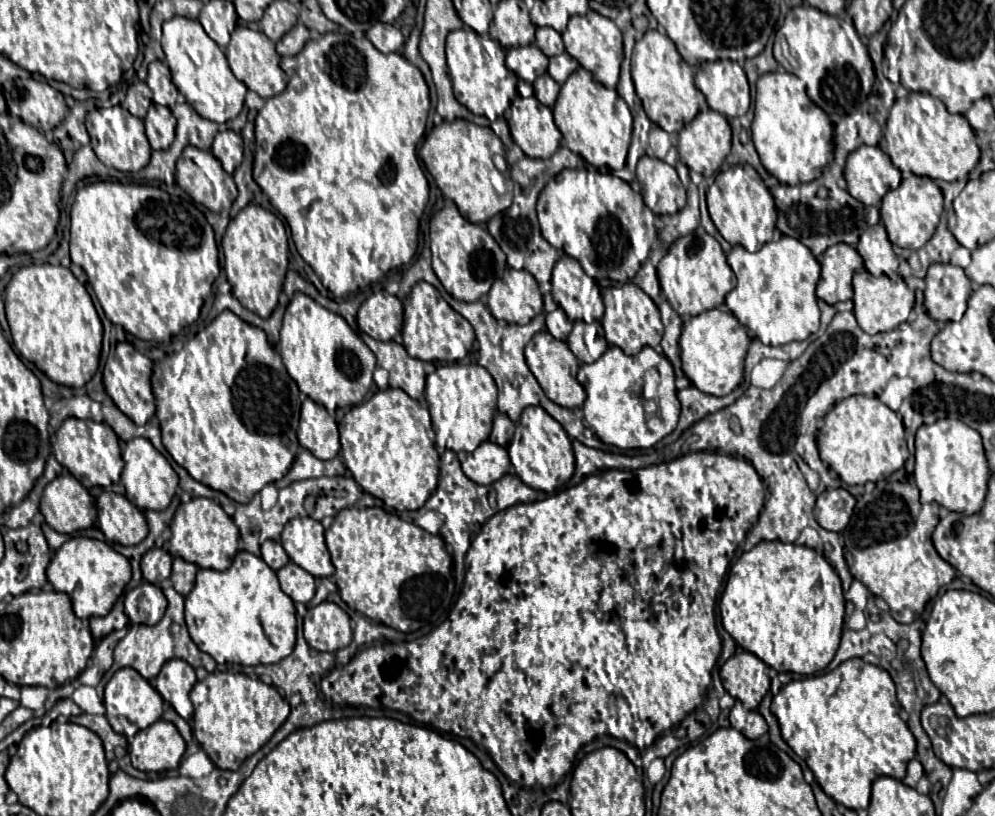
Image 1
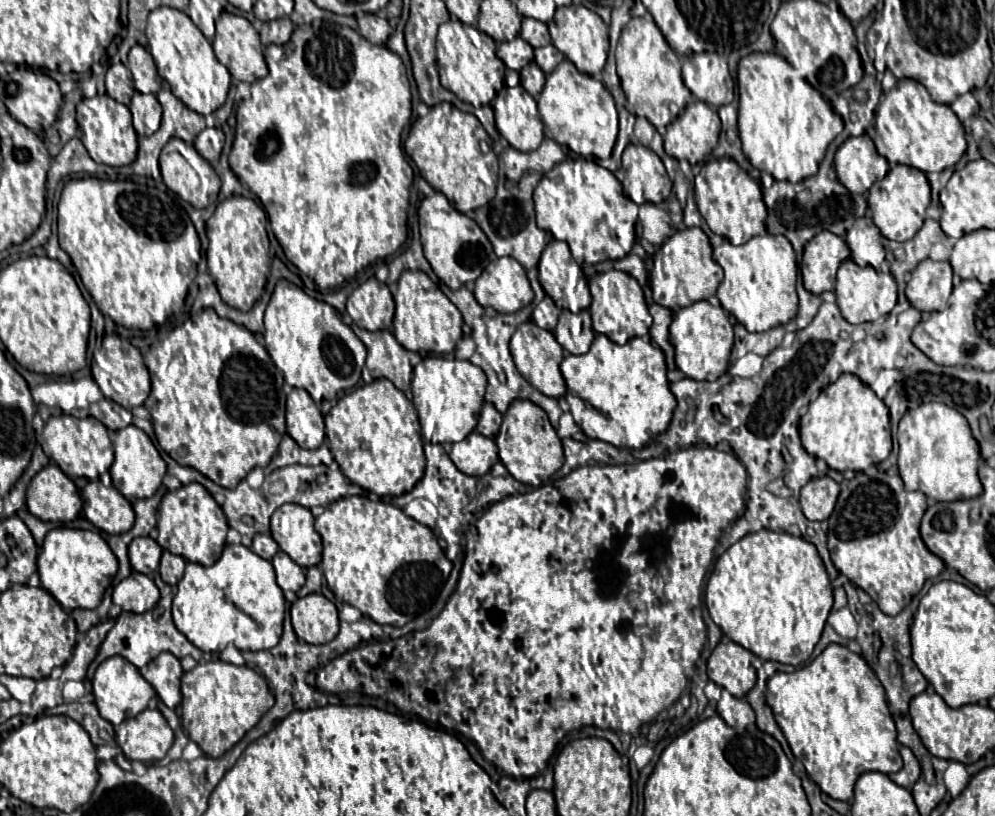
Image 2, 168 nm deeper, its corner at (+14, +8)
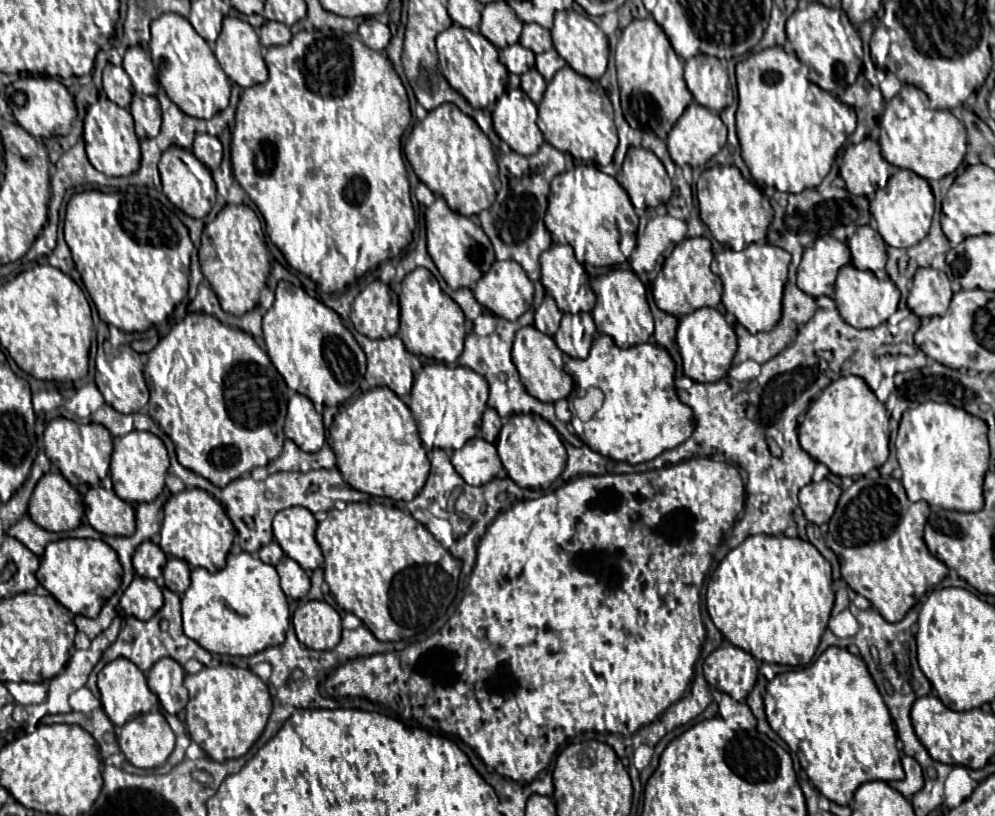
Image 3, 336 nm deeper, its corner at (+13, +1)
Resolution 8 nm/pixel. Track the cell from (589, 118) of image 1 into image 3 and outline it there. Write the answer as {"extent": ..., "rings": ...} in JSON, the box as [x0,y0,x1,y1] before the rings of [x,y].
{"extent":[537,66,618,166],"rings":[[[570,66],[556,72],[548,84],[542,102],[538,104],[537,125],[545,142],[560,152],[572,154],[576,160],[606,166],[613,160],[618,146],[618,134],[612,116],[612,104],[604,88],[596,86],[586,76],[578,76]]]}

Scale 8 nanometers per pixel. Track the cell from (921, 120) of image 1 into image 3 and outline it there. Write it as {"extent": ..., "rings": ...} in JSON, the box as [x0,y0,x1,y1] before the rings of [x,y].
{"extent":[880,84,967,180],"rings":[[[904,84],[900,94],[886,102],[880,118],[880,148],[882,156],[898,168],[916,172],[926,180],[940,180],[952,174],[964,160],[967,134],[964,124],[950,110],[928,108],[928,96],[910,84]]]}

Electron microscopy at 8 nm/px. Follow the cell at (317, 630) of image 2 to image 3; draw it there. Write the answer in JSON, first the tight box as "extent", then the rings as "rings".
{"extent":[292,600,340,650],"rings":[[[310,600],[298,606],[292,624],[298,640],[312,650],[332,650],[340,642],[340,614],[324,600]]]}

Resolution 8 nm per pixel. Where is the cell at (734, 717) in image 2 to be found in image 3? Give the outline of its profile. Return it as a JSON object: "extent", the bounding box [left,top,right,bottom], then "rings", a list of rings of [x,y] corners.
{"extent":[718,694,756,730],"rings":[[[722,694],[722,702],[718,706],[720,706],[720,716],[730,728],[734,730],[756,728],[756,718],[746,702],[736,702],[728,694]]]}

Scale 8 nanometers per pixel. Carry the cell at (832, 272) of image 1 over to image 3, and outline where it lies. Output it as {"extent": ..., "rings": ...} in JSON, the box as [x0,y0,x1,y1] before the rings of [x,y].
{"extent":[798,236,850,298],"rings":[[[822,236],[806,248],[798,268],[798,288],[814,298],[834,296],[834,282],[840,266],[850,262],[846,244],[832,236]]]}

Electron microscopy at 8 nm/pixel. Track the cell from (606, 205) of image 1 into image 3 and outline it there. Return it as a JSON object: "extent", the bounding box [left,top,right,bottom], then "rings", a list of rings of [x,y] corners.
{"extent":[544,164,638,266],"rings":[[[580,164],[573,171],[558,174],[550,182],[544,224],[560,244],[570,244],[574,248],[580,264],[616,266],[626,262],[634,250],[638,214],[634,212],[626,190],[612,176],[600,172],[594,164]]]}

